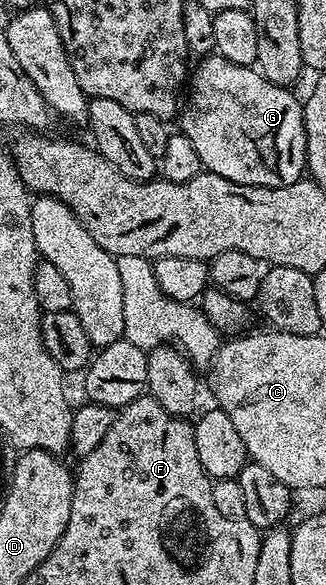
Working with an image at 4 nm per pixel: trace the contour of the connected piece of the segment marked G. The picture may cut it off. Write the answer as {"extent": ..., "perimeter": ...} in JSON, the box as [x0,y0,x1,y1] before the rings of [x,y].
{"extent":[180,52,307,186],"perimeter":[[[215,52],[203,57],[198,71],[188,82],[190,95],[185,95],[180,110],[180,132],[192,140],[203,167],[224,180],[249,186],[287,186],[299,181],[307,173],[306,125],[302,115],[304,106],[293,89],[272,84],[254,66],[237,66],[232,60]]]}

